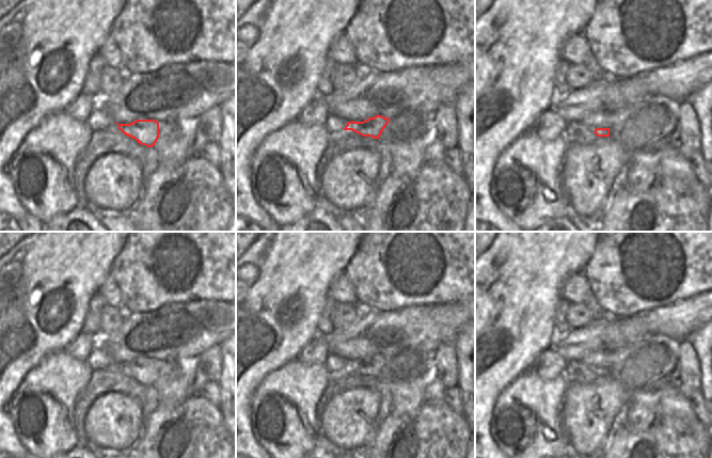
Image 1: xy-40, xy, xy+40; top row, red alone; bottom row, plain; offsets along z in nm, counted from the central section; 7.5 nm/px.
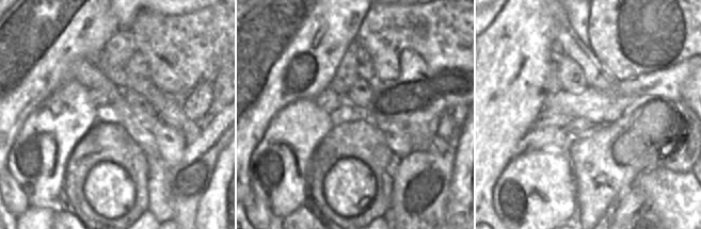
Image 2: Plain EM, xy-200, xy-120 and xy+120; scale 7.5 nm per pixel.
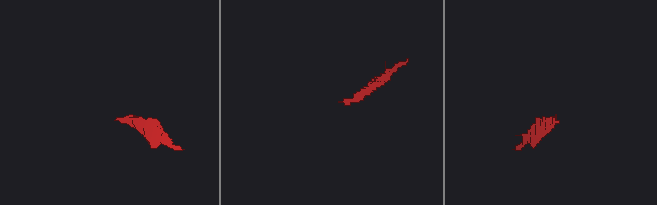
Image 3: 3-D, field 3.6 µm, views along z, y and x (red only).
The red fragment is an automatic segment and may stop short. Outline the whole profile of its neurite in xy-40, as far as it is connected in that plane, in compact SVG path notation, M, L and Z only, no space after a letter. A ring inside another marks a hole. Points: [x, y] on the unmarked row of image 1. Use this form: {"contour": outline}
{"contour": "M137 359L130 363L118 363L118 368L141 384L153 386L159 377L159 362L156 359Z"}

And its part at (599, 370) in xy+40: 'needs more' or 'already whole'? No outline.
needs more

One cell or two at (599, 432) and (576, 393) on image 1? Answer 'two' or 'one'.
one

